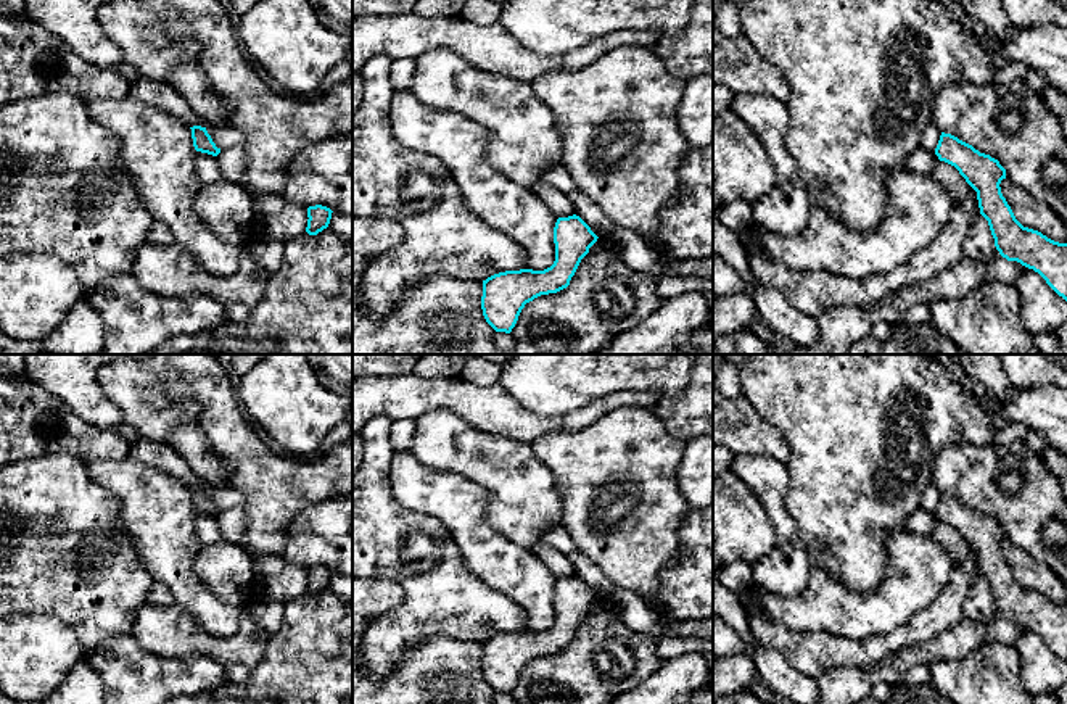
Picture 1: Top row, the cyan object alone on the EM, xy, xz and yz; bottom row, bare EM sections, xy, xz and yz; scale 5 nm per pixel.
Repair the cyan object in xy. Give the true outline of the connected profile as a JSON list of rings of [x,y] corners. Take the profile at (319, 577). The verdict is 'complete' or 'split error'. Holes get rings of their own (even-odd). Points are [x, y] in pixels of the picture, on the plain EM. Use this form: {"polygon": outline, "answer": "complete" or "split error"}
{"polygon": [[[322,565],[309,567],[307,569],[307,588],[306,593],[309,596],[317,596],[323,590],[328,588],[332,580],[332,570]]], "answer": "complete"}

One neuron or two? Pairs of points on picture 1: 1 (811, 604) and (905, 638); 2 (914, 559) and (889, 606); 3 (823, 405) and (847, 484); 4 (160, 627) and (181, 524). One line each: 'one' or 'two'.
1: two
2: one
3: one
4: two

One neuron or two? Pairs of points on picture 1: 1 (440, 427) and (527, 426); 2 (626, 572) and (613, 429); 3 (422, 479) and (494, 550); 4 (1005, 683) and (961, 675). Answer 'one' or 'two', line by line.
1: two
2: one
3: one
4: one

